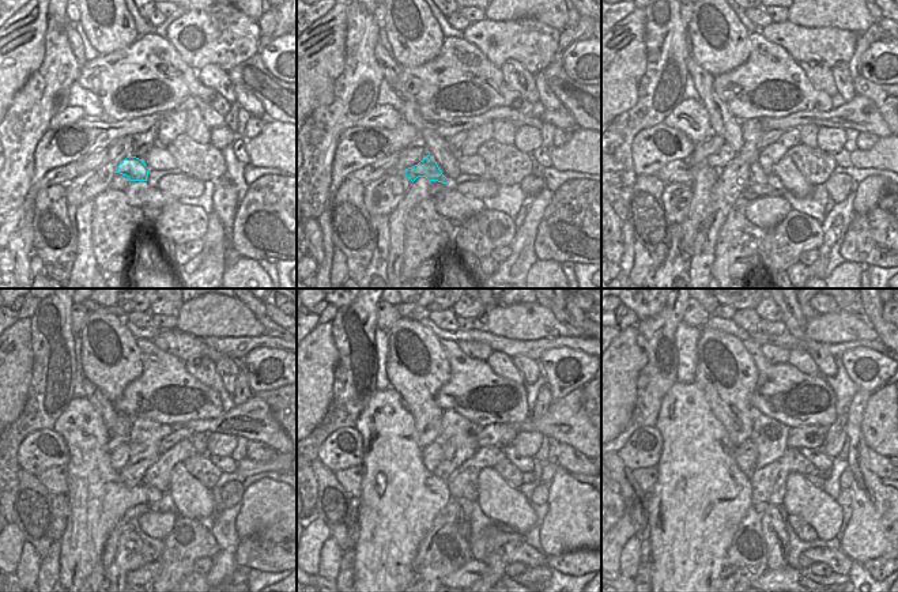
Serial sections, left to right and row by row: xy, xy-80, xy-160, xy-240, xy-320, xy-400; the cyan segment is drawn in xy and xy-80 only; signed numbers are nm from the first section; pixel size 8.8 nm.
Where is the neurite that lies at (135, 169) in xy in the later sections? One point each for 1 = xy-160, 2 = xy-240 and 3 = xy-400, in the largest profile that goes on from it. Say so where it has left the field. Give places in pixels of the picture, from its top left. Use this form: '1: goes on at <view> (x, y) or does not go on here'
1: goes on at xy-160 (679, 170)
2: goes on at xy-240 (55, 479)
3: goes on at xy-400 (646, 477)

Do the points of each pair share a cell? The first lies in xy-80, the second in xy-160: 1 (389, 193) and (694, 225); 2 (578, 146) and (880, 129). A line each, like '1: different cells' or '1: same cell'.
1: different cells
2: different cells

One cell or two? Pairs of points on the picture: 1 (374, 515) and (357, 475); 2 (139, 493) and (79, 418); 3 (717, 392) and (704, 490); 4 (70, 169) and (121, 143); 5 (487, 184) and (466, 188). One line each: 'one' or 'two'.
1: two
2: one
3: two
4: two
5: one

